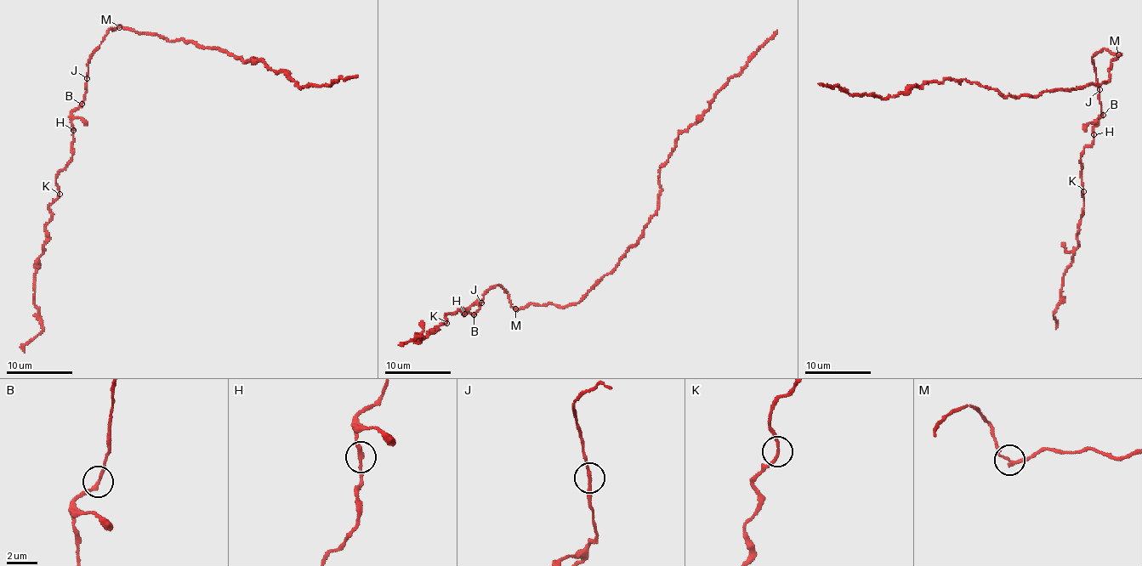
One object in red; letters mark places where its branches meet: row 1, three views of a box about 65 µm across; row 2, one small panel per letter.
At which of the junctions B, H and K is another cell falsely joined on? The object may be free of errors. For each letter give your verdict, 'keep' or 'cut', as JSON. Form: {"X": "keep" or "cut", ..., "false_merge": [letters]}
{"B": "keep", "H": "keep", "K": "keep", "false_merge": []}

